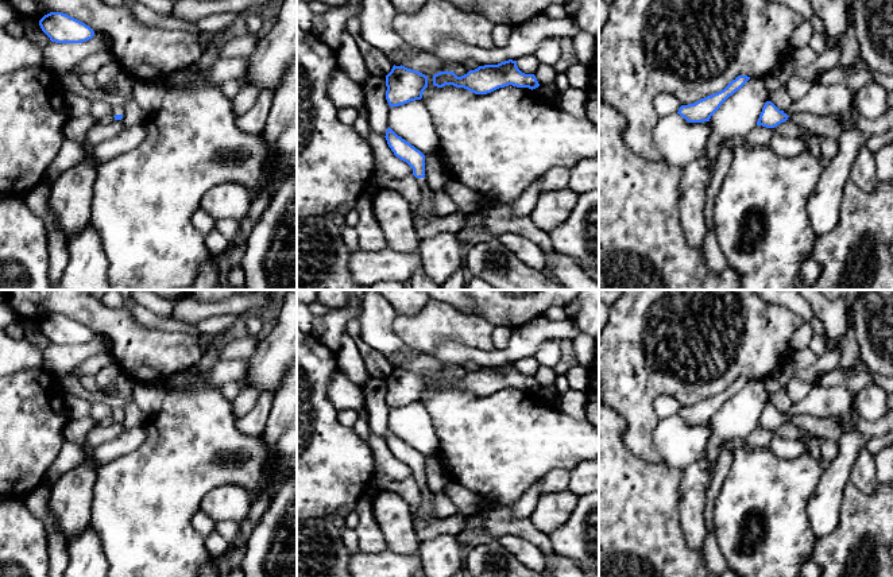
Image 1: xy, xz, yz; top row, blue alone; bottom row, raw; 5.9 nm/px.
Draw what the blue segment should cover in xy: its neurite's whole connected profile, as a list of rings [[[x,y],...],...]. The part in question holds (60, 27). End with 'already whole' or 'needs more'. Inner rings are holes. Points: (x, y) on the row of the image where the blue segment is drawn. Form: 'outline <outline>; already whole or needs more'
outline [[[62,12],[45,15],[39,26],[50,40],[57,43],[82,43],[94,35],[89,26]]]; already whole

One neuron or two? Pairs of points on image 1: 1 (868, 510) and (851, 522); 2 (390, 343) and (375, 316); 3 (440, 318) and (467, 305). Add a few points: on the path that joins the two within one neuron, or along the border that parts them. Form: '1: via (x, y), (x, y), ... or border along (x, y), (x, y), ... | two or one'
1: via (863, 514), (855, 522) | one
2: via (383, 336), (375, 328), (375, 322) | one
3: border along (444, 304), (472, 314) | two

